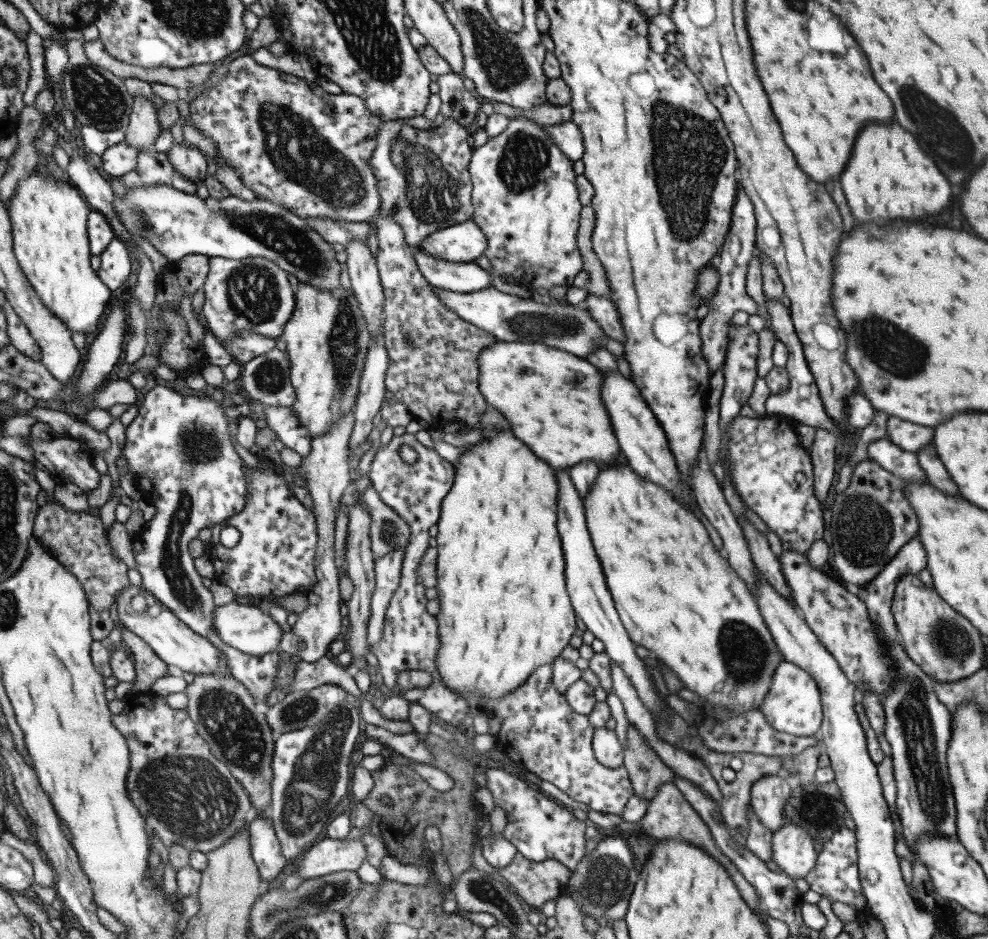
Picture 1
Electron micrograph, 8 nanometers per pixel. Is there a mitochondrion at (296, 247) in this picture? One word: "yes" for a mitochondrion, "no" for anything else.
yes

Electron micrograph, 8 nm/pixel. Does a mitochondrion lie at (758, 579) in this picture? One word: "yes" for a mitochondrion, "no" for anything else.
no

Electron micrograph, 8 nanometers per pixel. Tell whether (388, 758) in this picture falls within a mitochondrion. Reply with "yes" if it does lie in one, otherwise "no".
no

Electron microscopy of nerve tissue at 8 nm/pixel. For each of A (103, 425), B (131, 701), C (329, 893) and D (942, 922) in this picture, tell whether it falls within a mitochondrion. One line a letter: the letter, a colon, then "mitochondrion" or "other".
A: other
B: other
C: mitochondrion
D: other

